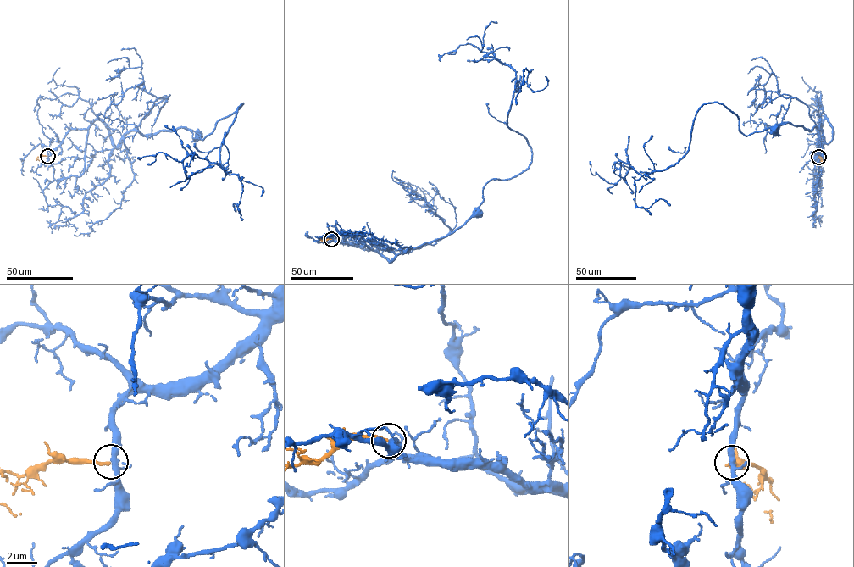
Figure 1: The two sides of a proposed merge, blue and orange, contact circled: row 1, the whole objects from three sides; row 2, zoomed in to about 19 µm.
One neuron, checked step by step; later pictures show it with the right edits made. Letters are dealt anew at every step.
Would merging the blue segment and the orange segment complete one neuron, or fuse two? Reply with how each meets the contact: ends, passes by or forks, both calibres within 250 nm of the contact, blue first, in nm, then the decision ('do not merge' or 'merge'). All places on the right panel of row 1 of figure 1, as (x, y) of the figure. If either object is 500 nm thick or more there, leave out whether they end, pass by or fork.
blue forks; orange ends; calibres 300 and 200 nm; merge

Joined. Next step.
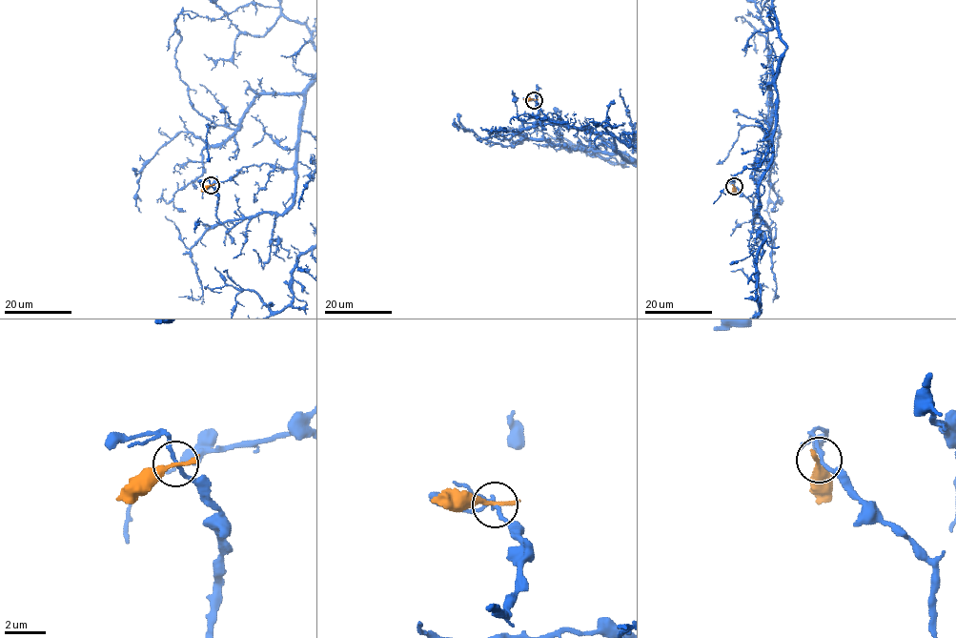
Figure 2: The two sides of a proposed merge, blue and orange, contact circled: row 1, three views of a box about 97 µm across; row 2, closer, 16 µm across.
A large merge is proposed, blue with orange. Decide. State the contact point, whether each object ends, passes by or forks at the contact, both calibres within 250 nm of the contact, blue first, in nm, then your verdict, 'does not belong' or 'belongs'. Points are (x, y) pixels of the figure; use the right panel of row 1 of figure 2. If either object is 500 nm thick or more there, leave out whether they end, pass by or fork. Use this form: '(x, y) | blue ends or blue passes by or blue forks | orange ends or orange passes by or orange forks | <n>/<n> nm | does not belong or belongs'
(734, 186) | blue passes by | orange ends | 190/280 nm | does not belong

